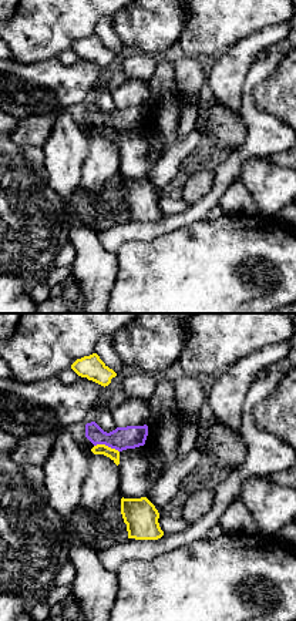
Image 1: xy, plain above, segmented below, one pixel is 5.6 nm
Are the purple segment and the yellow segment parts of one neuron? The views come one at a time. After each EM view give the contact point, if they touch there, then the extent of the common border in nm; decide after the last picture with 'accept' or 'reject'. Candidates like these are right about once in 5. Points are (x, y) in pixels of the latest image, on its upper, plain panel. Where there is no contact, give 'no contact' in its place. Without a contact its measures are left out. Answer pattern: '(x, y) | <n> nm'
(107, 126) | 150 nm

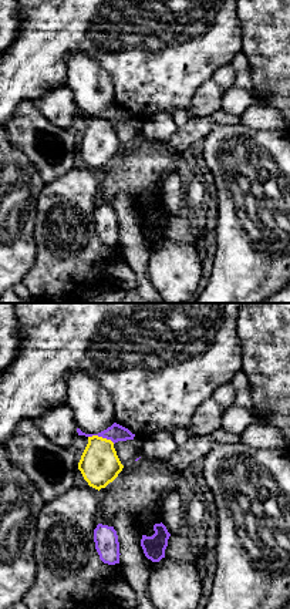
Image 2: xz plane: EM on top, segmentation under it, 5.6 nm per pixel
(101, 117) | 160 nm

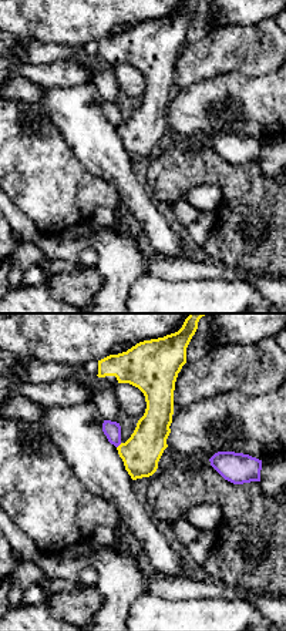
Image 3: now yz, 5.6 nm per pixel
(118, 126) | 40 nm

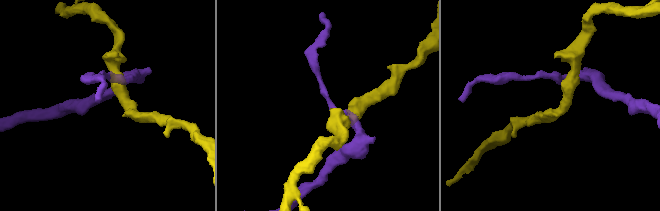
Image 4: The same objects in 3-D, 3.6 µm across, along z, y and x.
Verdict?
reject

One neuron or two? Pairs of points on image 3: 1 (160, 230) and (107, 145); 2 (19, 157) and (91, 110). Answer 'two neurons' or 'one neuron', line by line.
1: one neuron
2: two neurons

